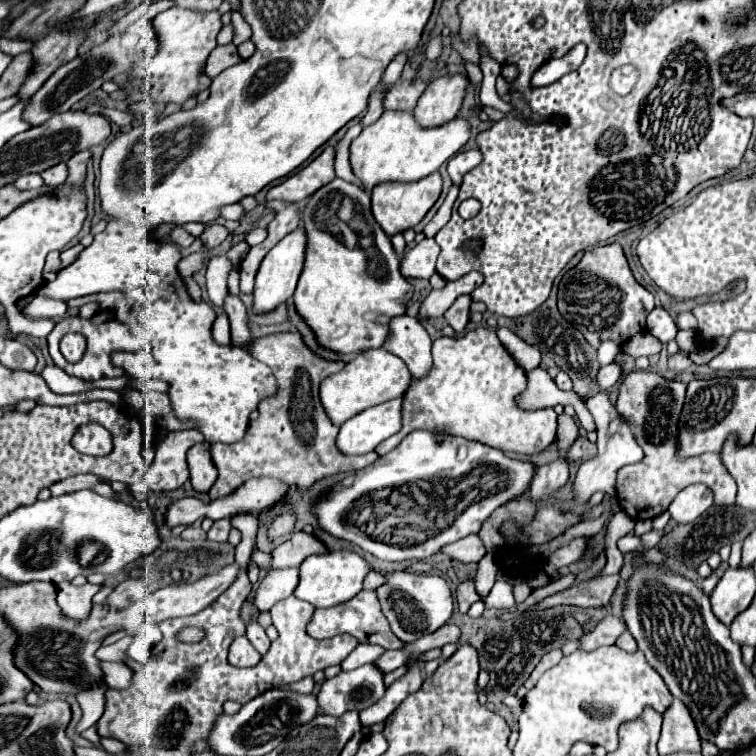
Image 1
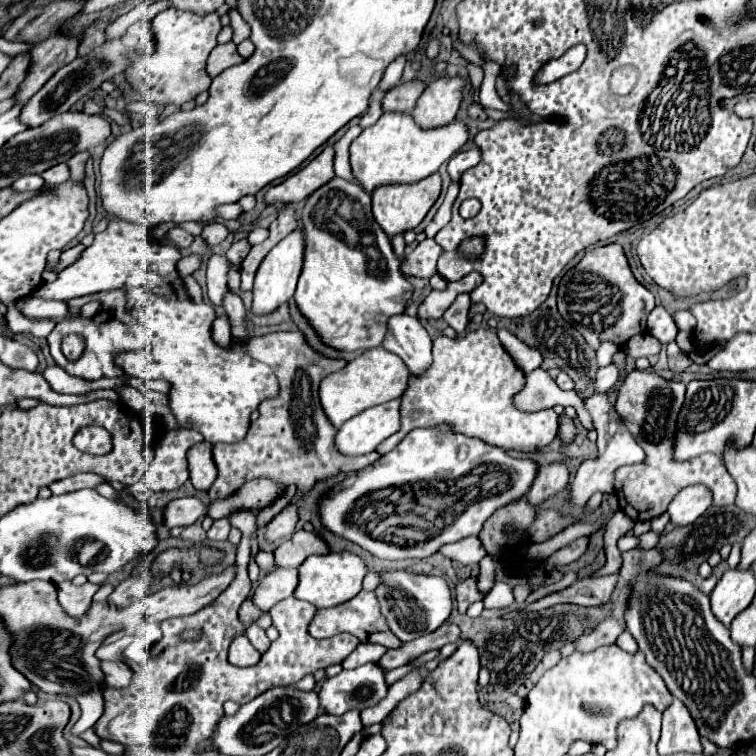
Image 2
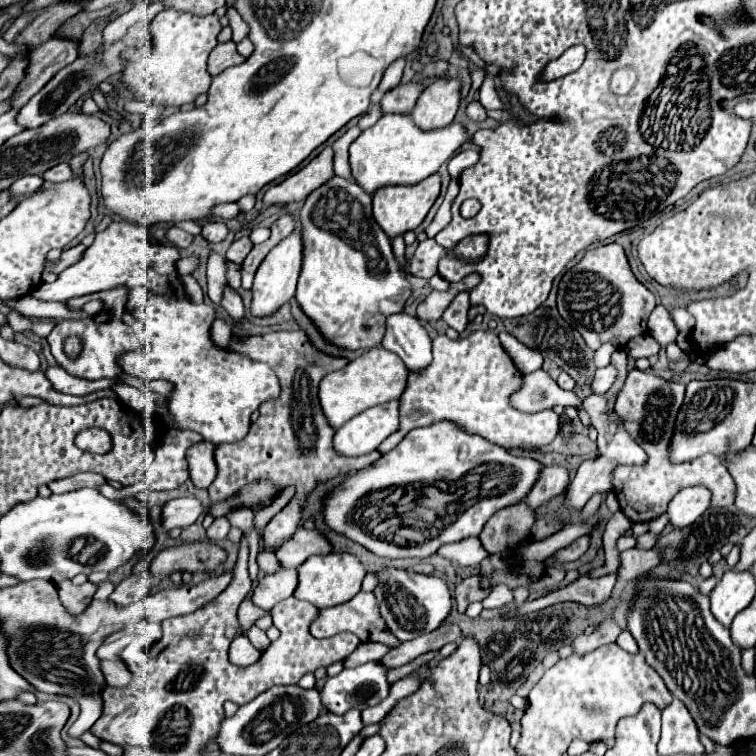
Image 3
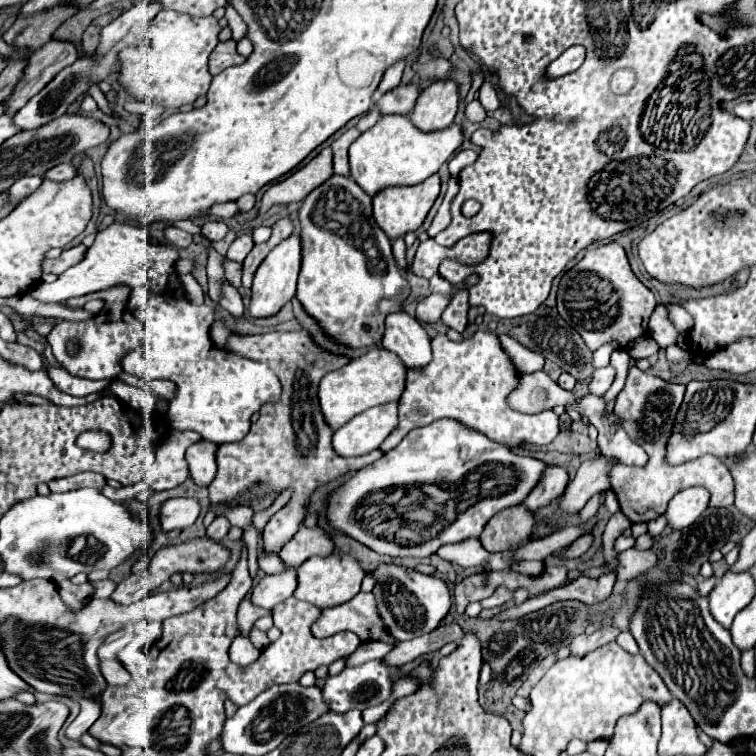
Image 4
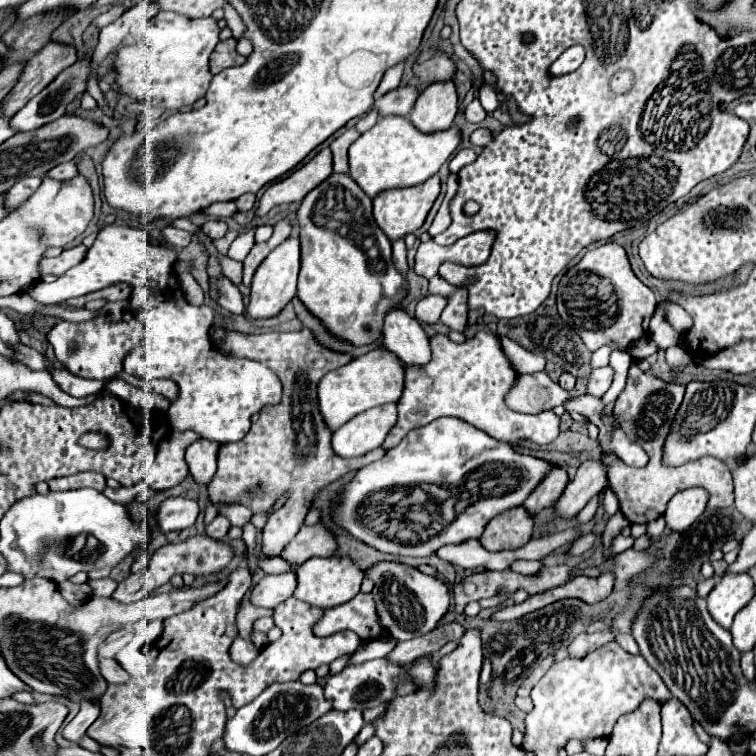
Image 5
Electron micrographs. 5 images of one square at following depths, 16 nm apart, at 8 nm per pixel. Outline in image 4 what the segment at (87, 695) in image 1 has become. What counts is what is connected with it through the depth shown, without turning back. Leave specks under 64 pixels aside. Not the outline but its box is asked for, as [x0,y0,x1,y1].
[66,696,102,740]

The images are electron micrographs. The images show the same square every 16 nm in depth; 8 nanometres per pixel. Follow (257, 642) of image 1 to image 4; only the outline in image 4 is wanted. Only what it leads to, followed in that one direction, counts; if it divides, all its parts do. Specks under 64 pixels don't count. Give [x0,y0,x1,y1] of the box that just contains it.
[248,628,270,650]

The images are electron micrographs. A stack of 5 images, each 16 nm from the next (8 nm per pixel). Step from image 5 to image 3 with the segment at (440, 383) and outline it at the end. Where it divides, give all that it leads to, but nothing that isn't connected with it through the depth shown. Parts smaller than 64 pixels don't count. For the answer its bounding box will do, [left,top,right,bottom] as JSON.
[378,330,560,454]

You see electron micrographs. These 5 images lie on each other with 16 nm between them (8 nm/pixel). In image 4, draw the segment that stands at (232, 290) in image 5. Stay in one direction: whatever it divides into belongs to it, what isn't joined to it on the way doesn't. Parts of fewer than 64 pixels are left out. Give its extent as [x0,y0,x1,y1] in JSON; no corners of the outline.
[220,282,244,318]

